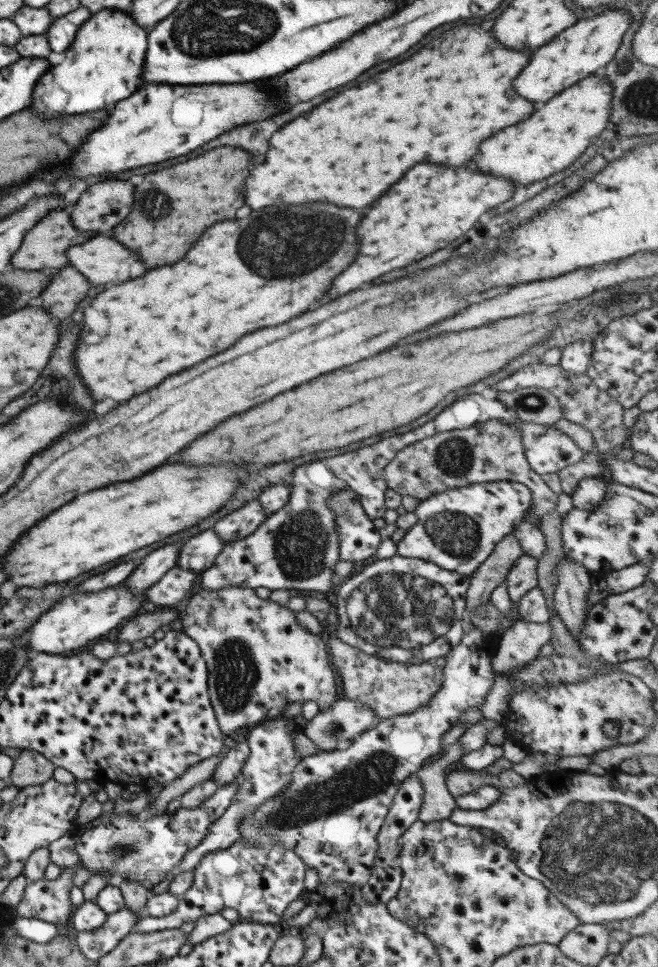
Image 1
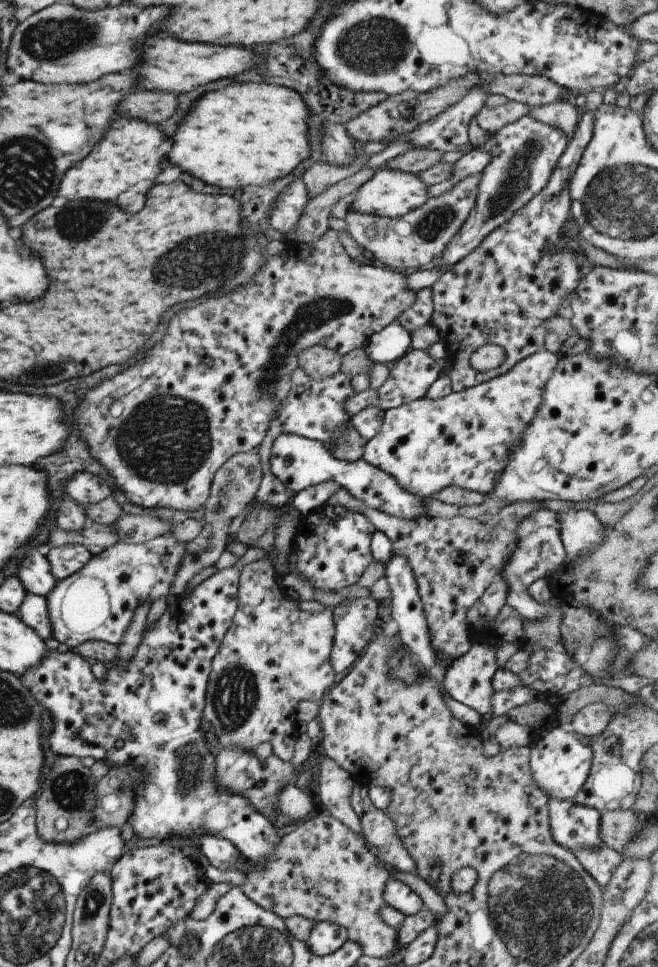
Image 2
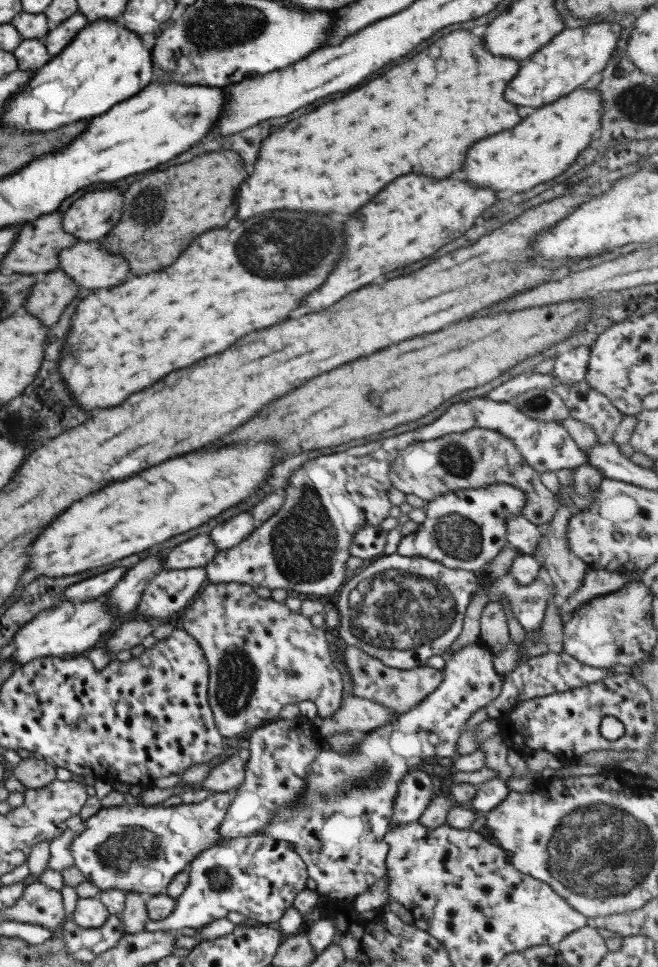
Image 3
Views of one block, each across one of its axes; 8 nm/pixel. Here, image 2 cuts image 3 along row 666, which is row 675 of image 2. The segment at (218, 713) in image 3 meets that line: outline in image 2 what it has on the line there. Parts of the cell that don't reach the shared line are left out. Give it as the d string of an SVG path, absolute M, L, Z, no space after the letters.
M267 557L255 559L240 570L238 576L237 606L228 631L213 655L208 674L202 718L211 724L217 740L223 747L238 746L246 751L261 742L270 742L272 754L289 763L297 737L294 708L298 702L319 703L335 684L335 671L329 662L334 635L332 610L324 608L318 613L308 613L297 608L296 602L287 598Z

